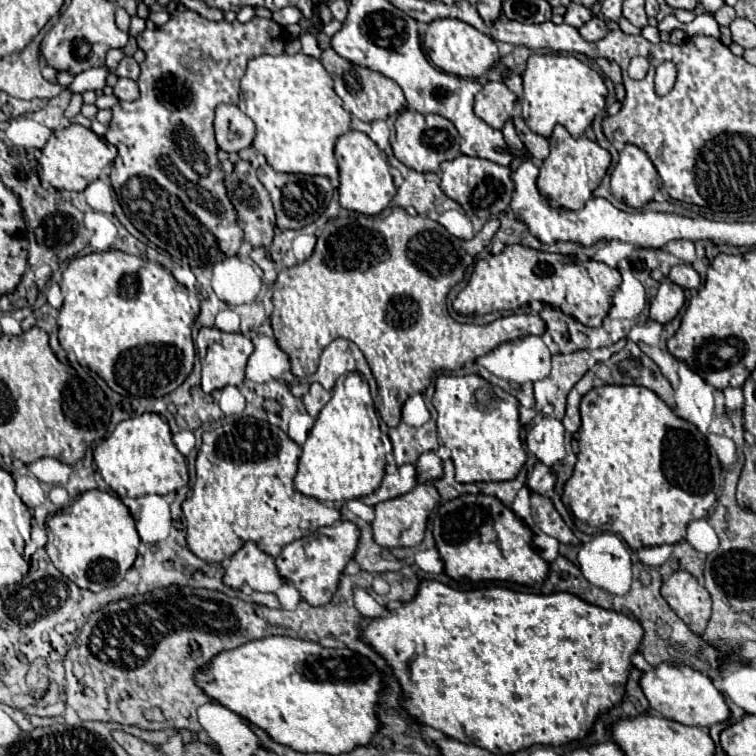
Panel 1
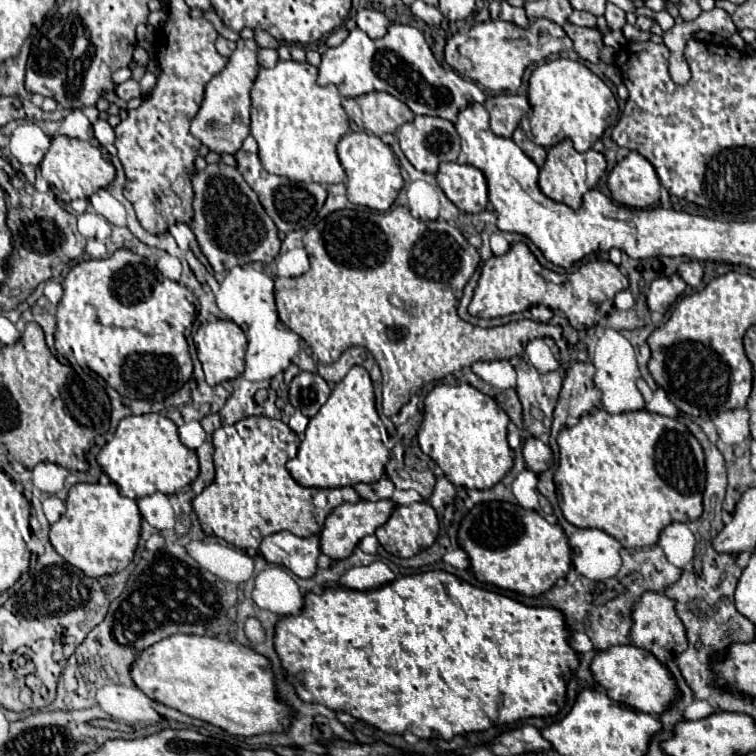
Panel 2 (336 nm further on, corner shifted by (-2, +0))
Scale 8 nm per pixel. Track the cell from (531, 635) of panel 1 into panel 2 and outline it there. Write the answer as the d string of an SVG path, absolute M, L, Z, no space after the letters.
M431 570L425 574L413 574L413 576L401 576L381 588L375 590L347 590L347 588L329 588L321 594L307 592L305 594L305 606L299 614L283 616L275 624L275 650L281 660L283 670L287 672L287 680L293 684L297 696L303 702L315 702L325 704L327 708L333 708L335 712L349 712L353 718L375 726L377 730L383 730L387 734L403 734L411 730L417 738L443 738L451 740L457 734L467 732L479 732L487 730L491 726L505 726L521 718L529 716L553 716L557 714L565 704L565 686L567 680L573 676L573 670L577 668L577 652L569 646L569 630L563 626L563 614L555 608L529 608L513 598L507 598L497 592L489 592L477 586L471 586L469 582L443 572L443 570Z

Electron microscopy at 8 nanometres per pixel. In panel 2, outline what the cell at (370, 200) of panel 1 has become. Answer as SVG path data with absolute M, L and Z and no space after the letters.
M349 132L337 144L339 160L347 172L347 198L353 204L361 204L373 210L389 210L395 202L399 190L403 188L401 170L395 162L393 150L383 144L375 134L367 132Z

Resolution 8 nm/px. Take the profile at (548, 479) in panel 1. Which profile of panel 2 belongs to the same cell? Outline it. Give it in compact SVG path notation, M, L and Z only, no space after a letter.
M529 436L523 444L523 458L529 470L533 470L535 474L541 474L543 470L551 468L553 464L553 454L551 448L547 444L543 444L539 438Z

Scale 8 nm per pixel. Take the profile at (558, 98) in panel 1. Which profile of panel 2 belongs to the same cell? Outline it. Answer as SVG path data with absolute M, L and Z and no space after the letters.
M559 58L533 70L529 78L529 132L533 142L543 148L559 144L563 138L571 138L577 152L587 152L609 126L609 119L618 113L618 103L611 88L593 74L587 66Z

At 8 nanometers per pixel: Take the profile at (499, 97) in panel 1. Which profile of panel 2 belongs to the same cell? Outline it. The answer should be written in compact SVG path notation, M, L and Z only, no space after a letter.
M497 94L485 100L485 108L491 114L493 134L511 138L521 118L529 112L529 100L517 94Z

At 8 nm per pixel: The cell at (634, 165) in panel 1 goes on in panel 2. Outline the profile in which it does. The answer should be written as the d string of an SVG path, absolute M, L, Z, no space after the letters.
M629 152L629 156L613 168L607 186L611 198L629 208L649 208L659 202L659 176L639 152Z

